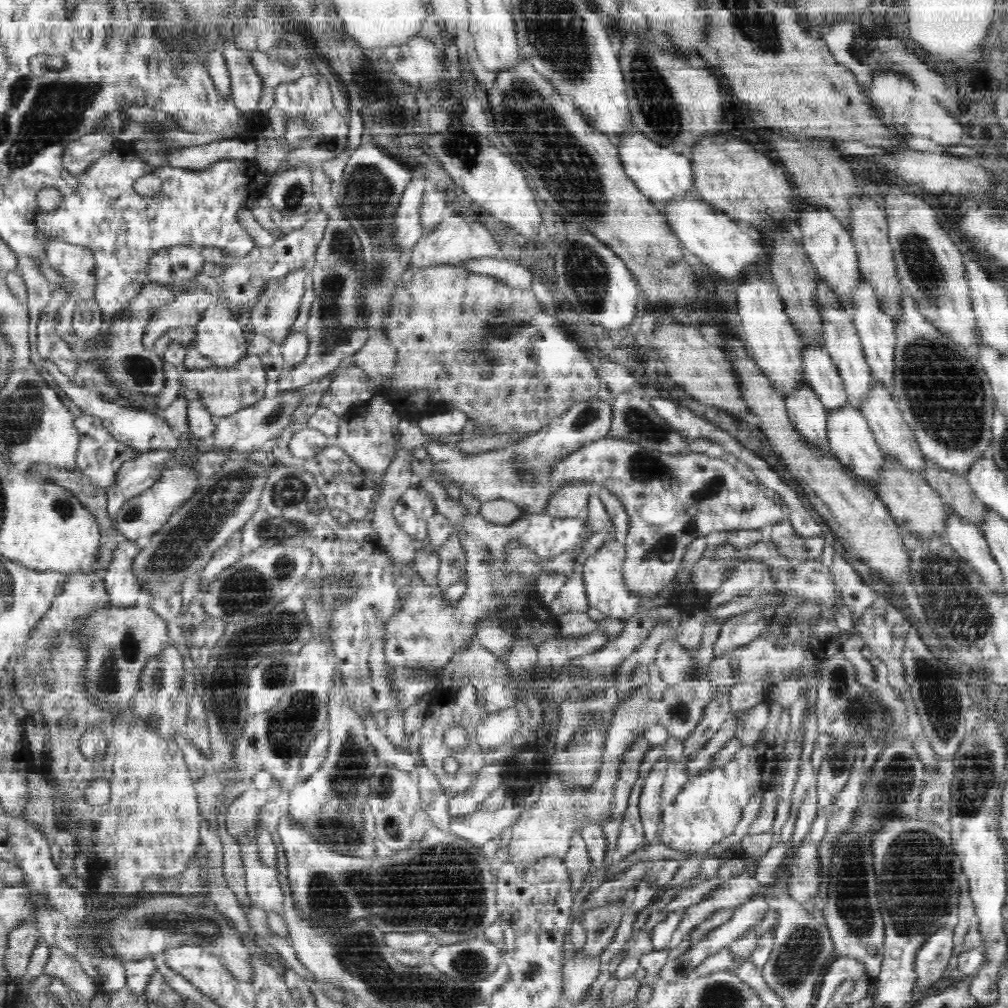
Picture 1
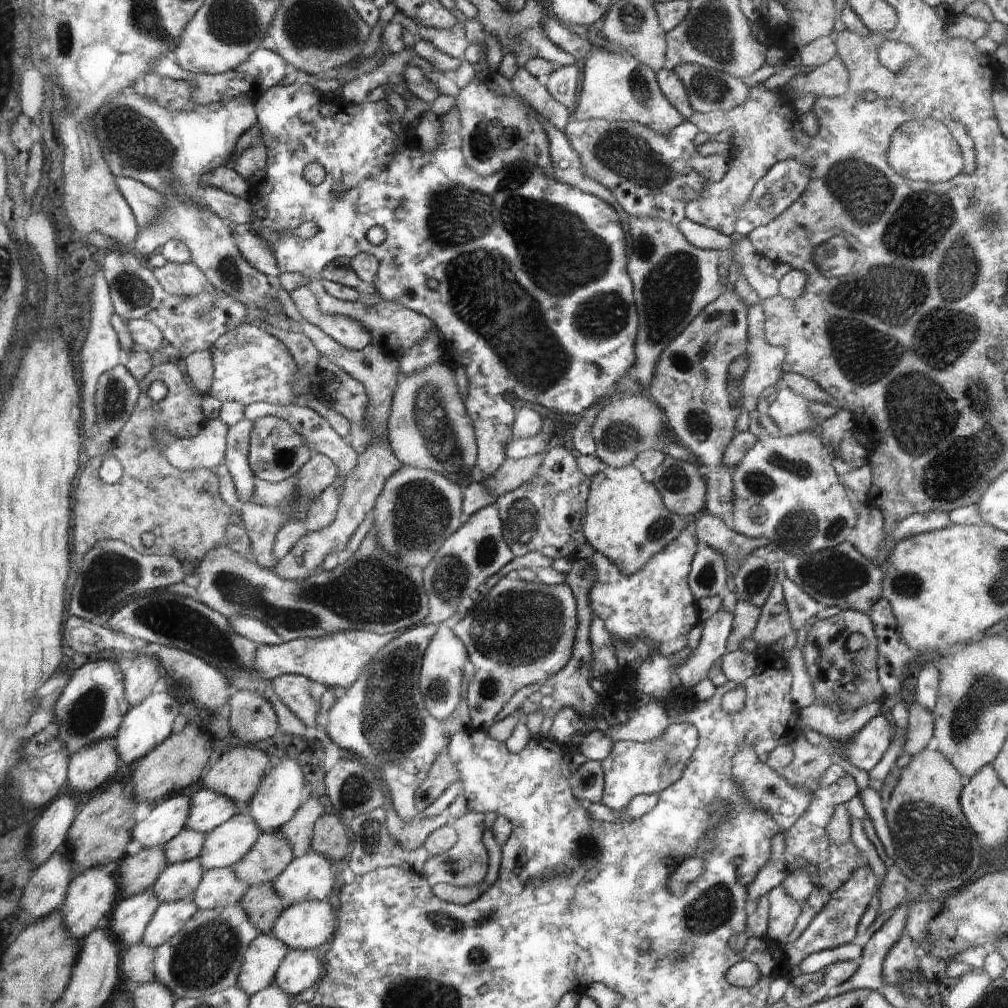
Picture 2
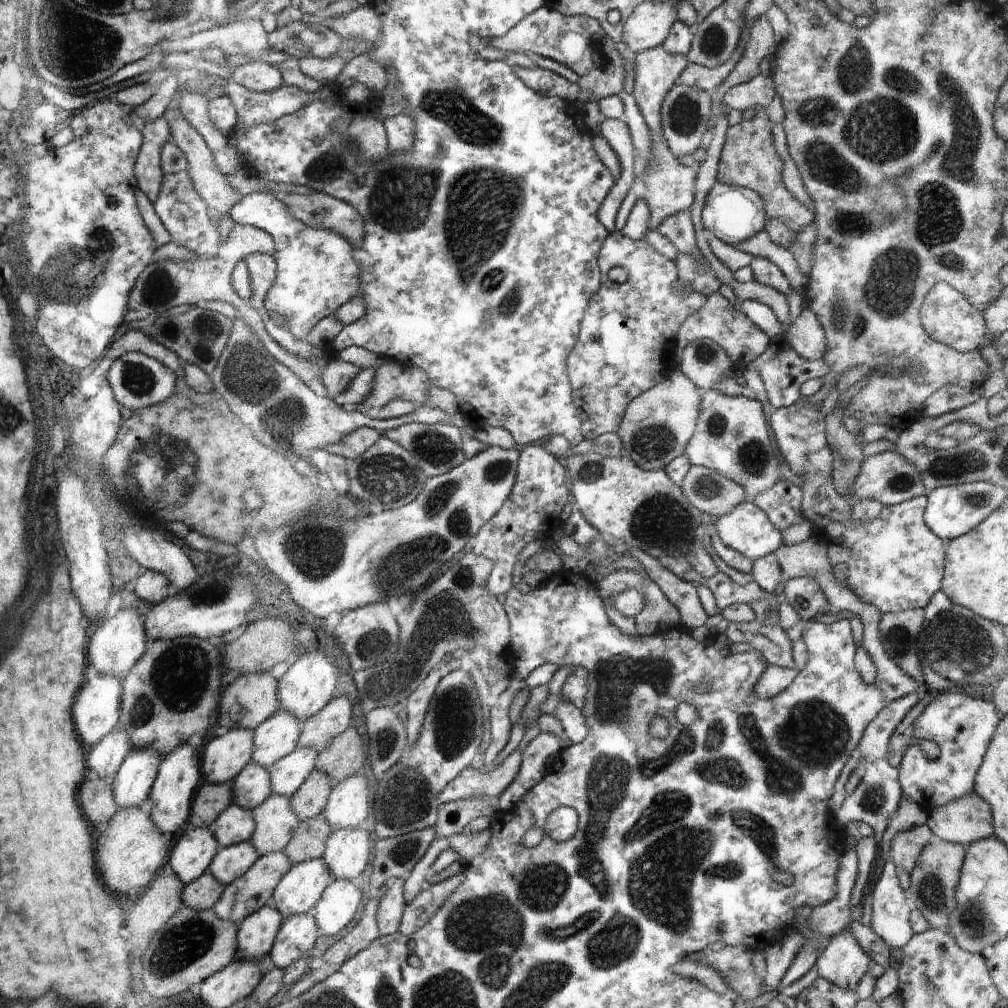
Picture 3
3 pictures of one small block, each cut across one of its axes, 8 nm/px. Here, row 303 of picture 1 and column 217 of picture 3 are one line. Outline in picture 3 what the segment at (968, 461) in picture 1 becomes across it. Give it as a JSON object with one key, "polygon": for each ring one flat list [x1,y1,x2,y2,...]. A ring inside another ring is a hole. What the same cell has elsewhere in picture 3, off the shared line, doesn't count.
{"polygon":[[284,852,261,855,260,860,244,876,237,878,232,884,227,885,222,900,214,908,216,914,221,915,223,919,232,920,232,922,239,925,250,914,254,914,262,906,271,903,274,889,292,865,293,862,290,862,289,855]]}

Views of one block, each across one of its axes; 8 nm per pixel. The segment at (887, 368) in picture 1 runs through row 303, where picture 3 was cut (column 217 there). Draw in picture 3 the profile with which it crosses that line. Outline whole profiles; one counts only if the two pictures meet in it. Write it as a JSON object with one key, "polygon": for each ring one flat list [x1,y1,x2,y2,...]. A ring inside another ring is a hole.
{"polygon":[[251,841,223,848,214,859,211,872,226,885,244,876,260,860,258,849]]}

